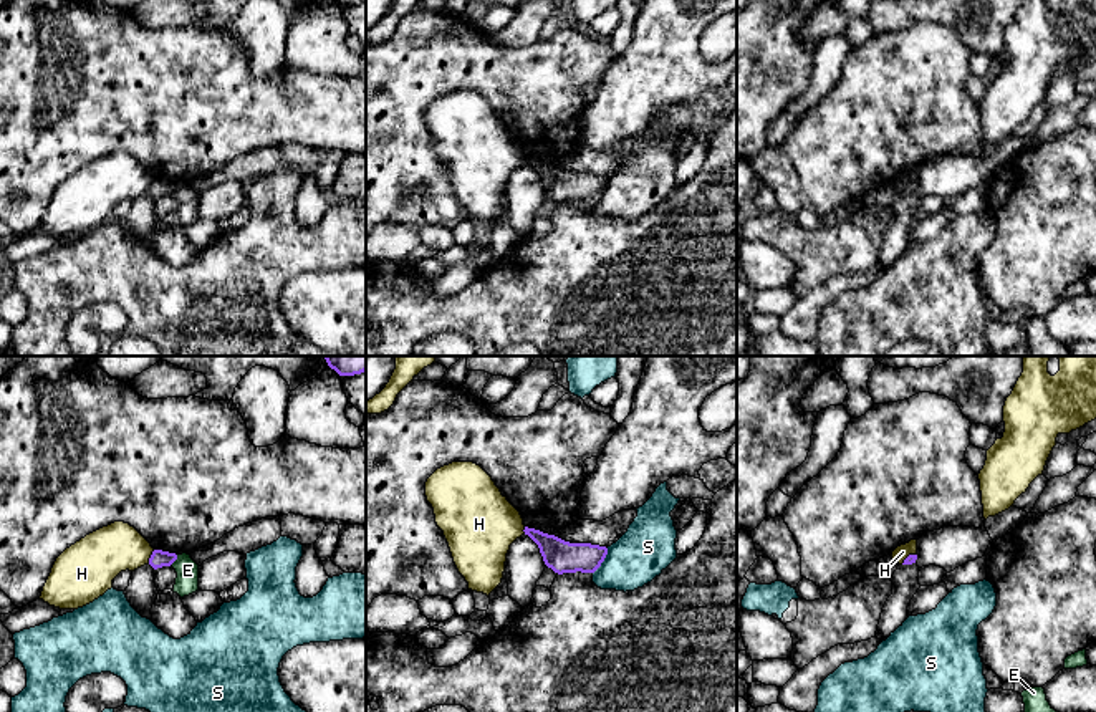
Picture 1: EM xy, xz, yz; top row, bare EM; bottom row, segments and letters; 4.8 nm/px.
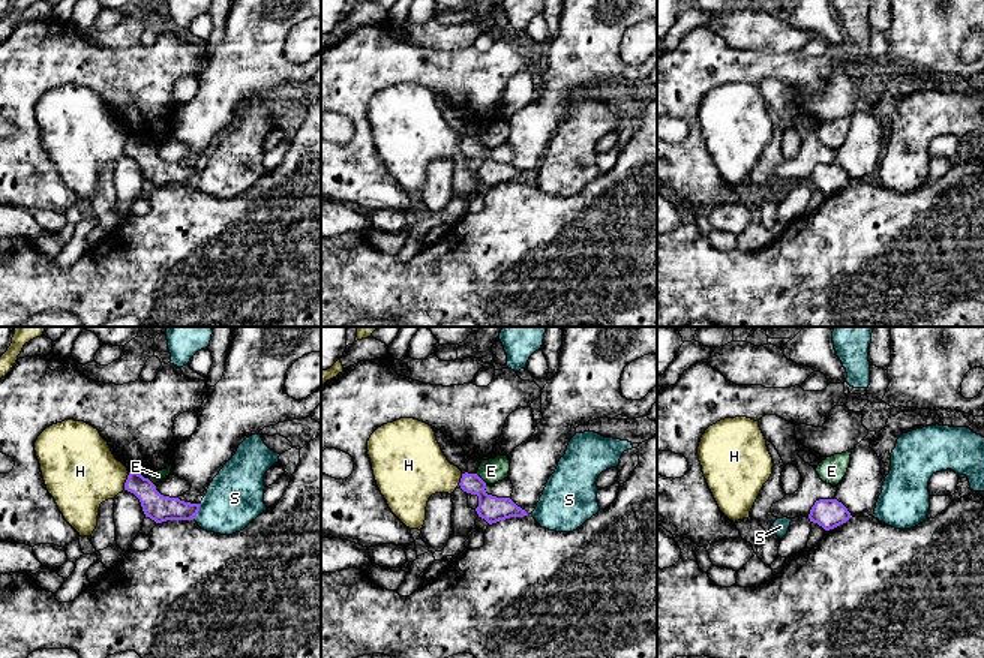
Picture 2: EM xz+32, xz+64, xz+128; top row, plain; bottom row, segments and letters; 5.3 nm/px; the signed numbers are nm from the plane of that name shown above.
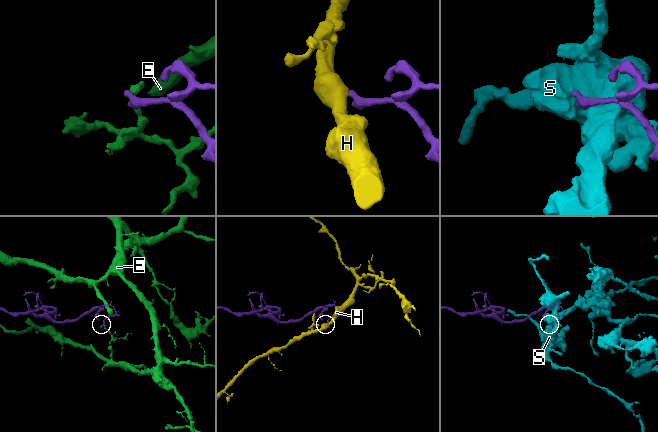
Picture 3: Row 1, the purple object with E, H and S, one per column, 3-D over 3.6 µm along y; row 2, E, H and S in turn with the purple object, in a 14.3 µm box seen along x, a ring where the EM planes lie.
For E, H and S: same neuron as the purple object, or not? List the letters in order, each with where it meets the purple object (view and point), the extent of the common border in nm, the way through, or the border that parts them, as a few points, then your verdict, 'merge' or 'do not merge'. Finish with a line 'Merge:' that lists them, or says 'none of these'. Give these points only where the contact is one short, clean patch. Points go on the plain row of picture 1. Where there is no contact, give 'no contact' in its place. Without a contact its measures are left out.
E: meets purple in xy at (174, 189); contact 70 nm long; do not merge
H: meets purple in xy at (151, 186); contact 80 nm long; border along xy (154, 179), (148, 192); do not merge
S: meets purple in xz at (603, 189); contact 150 nm long; do not merge
Merge: none of these

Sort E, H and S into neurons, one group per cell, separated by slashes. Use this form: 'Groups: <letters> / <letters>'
Groups: E / H / S

